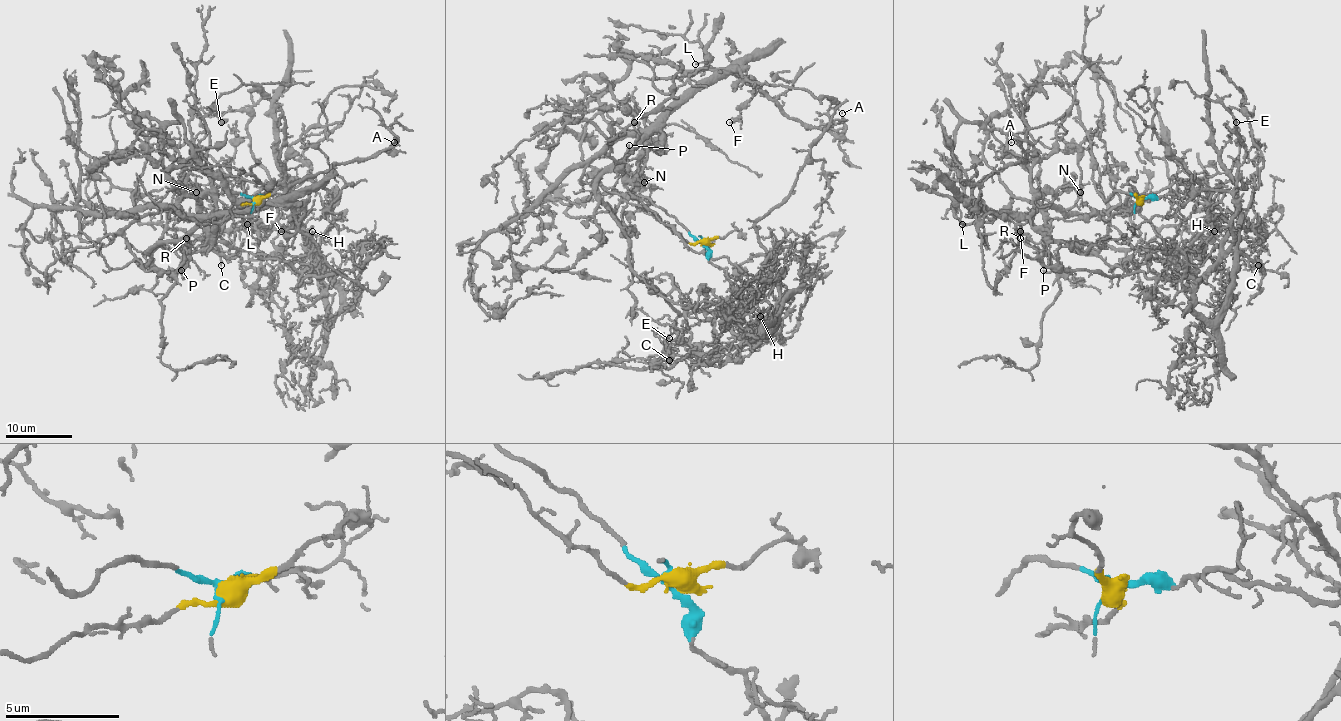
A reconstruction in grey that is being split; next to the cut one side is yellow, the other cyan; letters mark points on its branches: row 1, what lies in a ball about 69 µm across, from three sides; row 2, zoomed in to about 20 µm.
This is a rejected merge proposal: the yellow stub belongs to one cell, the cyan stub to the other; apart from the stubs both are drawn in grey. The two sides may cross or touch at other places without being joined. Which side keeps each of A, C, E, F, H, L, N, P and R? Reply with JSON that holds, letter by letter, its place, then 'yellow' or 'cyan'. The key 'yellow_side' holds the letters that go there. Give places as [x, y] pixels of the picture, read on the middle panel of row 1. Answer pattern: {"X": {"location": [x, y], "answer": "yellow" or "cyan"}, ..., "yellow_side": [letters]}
{"A": {"location": [842, 113], "answer": "yellow"}, "C": {"location": [669, 360], "answer": "cyan"}, "E": {"location": [669, 338], "answer": "cyan"}, "F": {"location": [729, 122], "answer": "yellow"}, "H": {"location": [760, 316], "answer": "cyan"}, "L": {"location": [695, 64], "answer": "yellow"}, "N": {"location": [644, 182], "answer": "yellow"}, "P": {"location": [629, 145], "answer": "yellow"}, "R": {"location": [634, 122], "answer": "yellow"}, "yellow_side": ["A", "F", "L", "N", "P", "R"]}

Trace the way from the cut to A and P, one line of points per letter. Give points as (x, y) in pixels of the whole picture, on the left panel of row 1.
A: (254, 197), (201, 219), (179, 217), (213, 227), (221, 212), (254, 211), (312, 176), (394, 142)
P: (254, 197), (251, 204), (166, 224), (161, 241), (148, 252), (158, 244), (184, 239), (181, 271)

